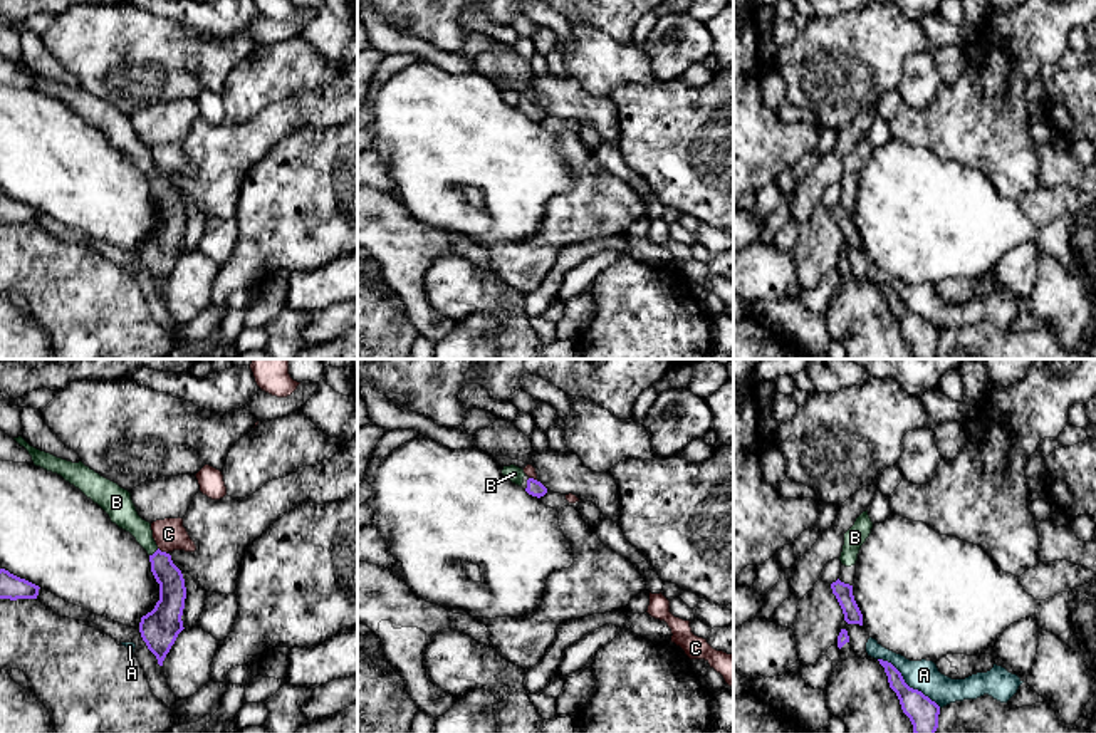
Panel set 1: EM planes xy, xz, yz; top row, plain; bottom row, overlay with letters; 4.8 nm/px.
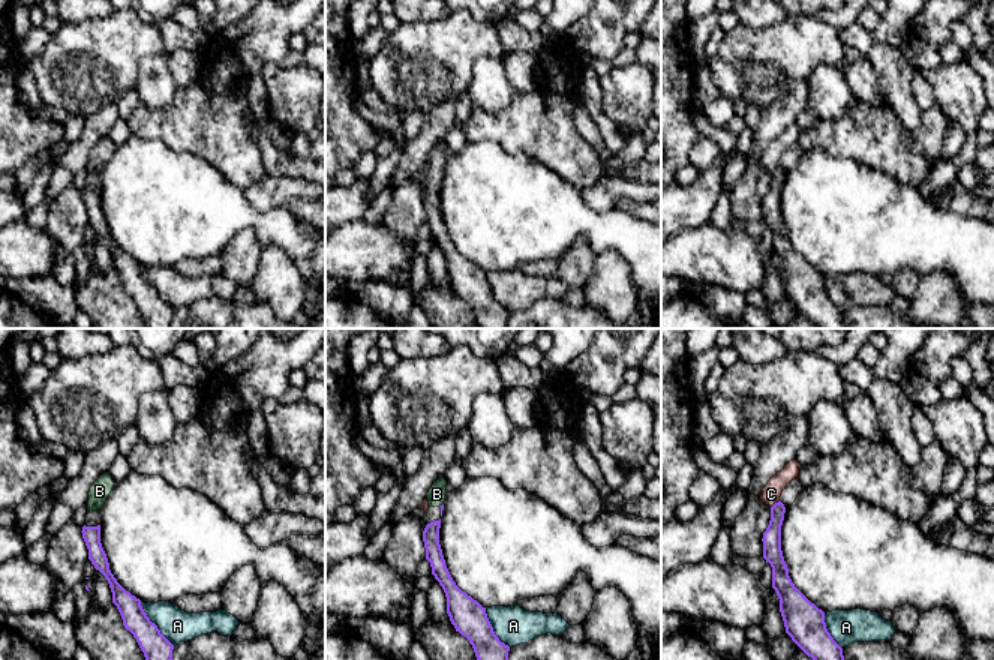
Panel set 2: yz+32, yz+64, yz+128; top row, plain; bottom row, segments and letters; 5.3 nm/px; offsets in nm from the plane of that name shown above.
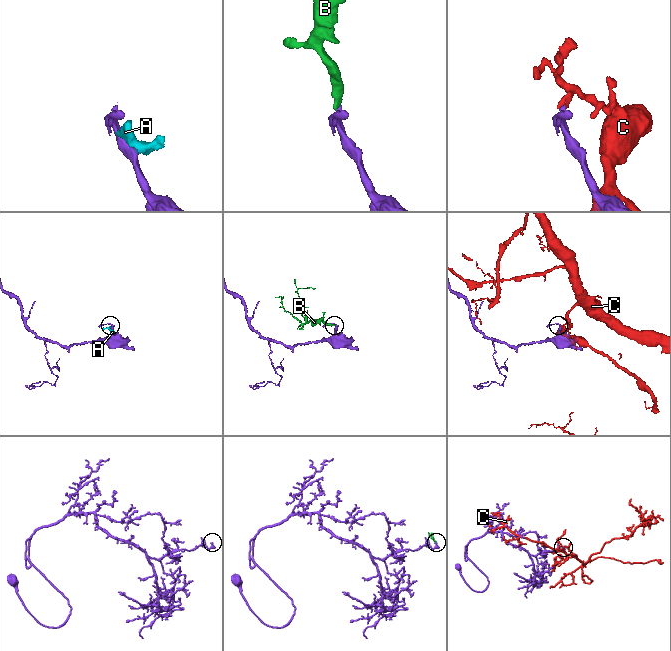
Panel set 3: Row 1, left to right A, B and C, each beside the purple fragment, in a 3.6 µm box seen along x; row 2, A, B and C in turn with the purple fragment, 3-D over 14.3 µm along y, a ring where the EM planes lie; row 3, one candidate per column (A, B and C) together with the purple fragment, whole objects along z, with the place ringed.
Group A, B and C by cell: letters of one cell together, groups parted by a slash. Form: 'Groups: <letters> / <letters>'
Groups: A / B / C

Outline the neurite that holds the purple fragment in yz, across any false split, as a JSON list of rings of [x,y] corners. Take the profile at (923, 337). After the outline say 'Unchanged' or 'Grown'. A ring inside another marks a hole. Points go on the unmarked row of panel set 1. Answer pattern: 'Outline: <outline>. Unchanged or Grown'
Outline: [[[878,283],[885,292],[890,312],[896,317],[903,337],[910,342],[915,359],[935,359],[940,330],[921,315],[910,312],[901,297],[888,285]]]. Unchanged

